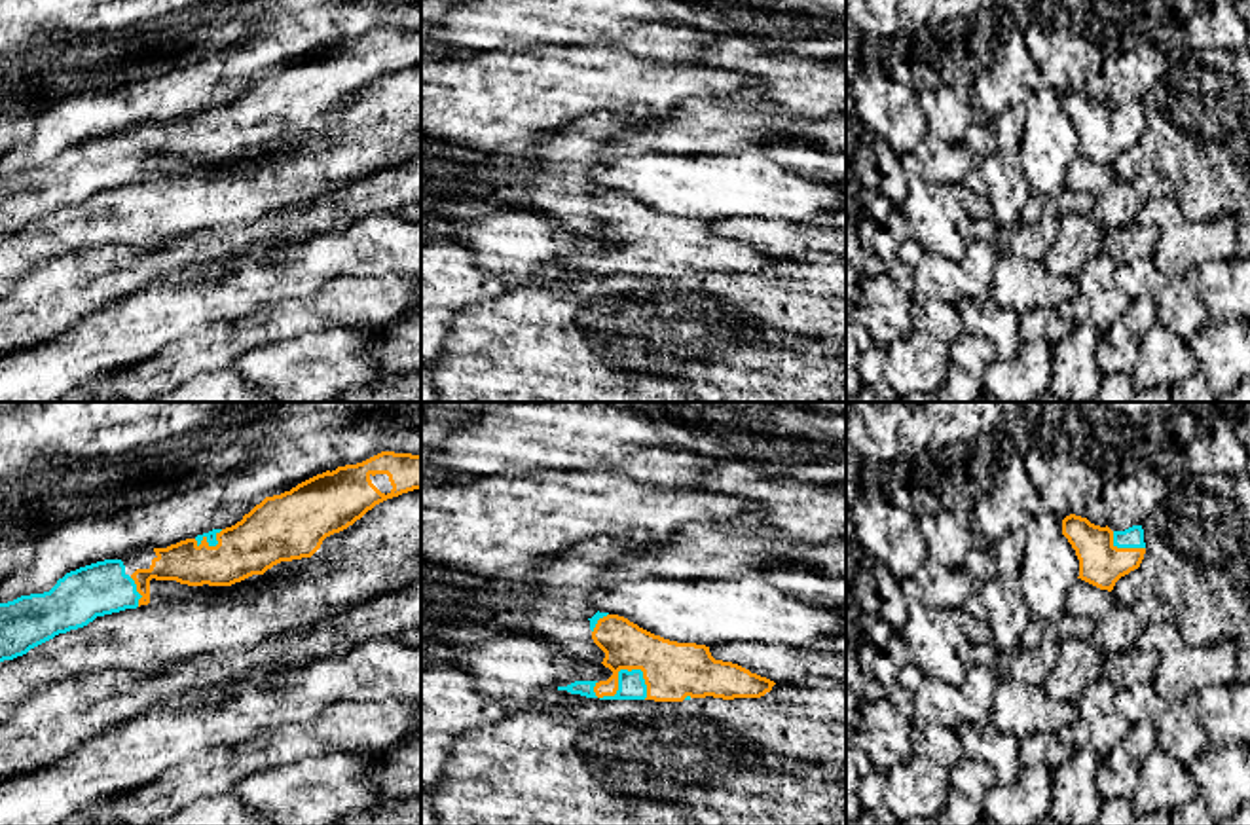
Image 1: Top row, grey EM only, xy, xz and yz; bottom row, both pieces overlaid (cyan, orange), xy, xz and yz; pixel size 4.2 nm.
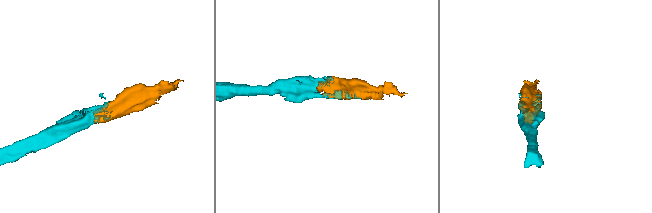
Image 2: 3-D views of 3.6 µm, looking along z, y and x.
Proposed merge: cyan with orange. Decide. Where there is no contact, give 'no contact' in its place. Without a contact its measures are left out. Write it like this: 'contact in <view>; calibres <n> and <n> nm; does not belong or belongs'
contact in xz; calibres 110 and 240 nm; belongs

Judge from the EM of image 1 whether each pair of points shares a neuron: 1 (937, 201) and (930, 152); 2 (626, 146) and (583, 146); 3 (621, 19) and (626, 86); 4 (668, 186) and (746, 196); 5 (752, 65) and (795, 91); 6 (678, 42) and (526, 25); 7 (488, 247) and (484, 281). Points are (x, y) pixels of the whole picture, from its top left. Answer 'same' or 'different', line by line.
1: different
2: different
3: different
4: same
5: same
6: same
7: different

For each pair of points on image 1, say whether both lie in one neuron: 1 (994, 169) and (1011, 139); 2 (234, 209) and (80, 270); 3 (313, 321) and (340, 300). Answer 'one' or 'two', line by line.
1: two
2: two
3: one

